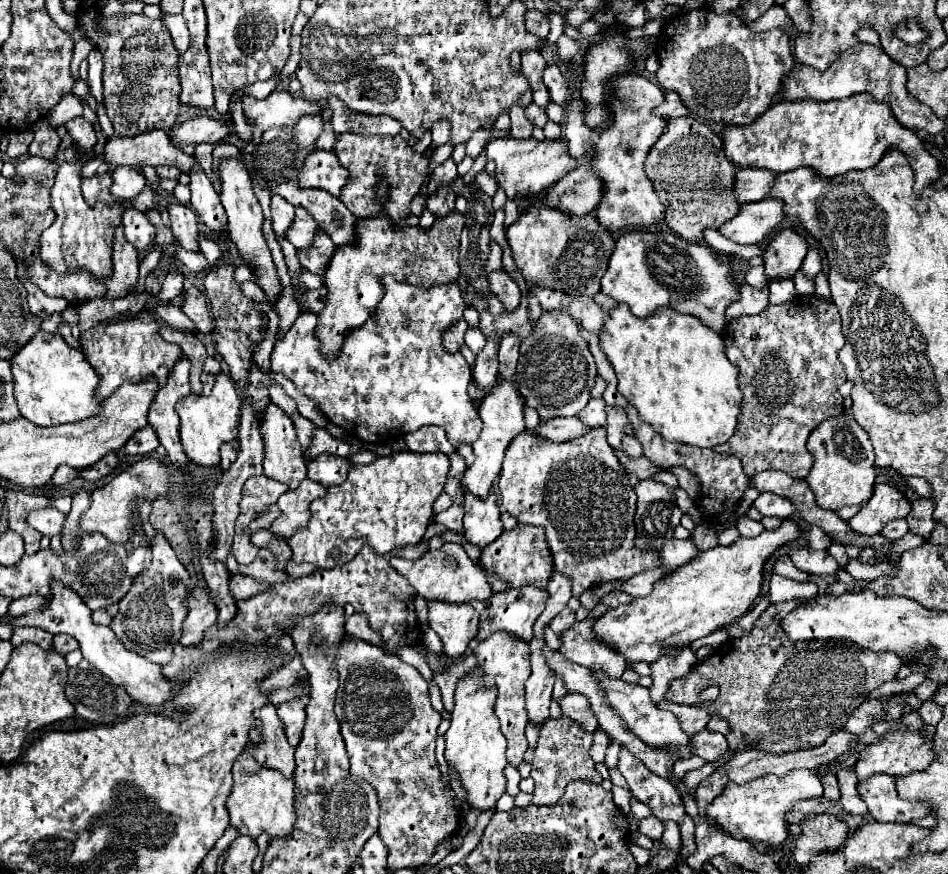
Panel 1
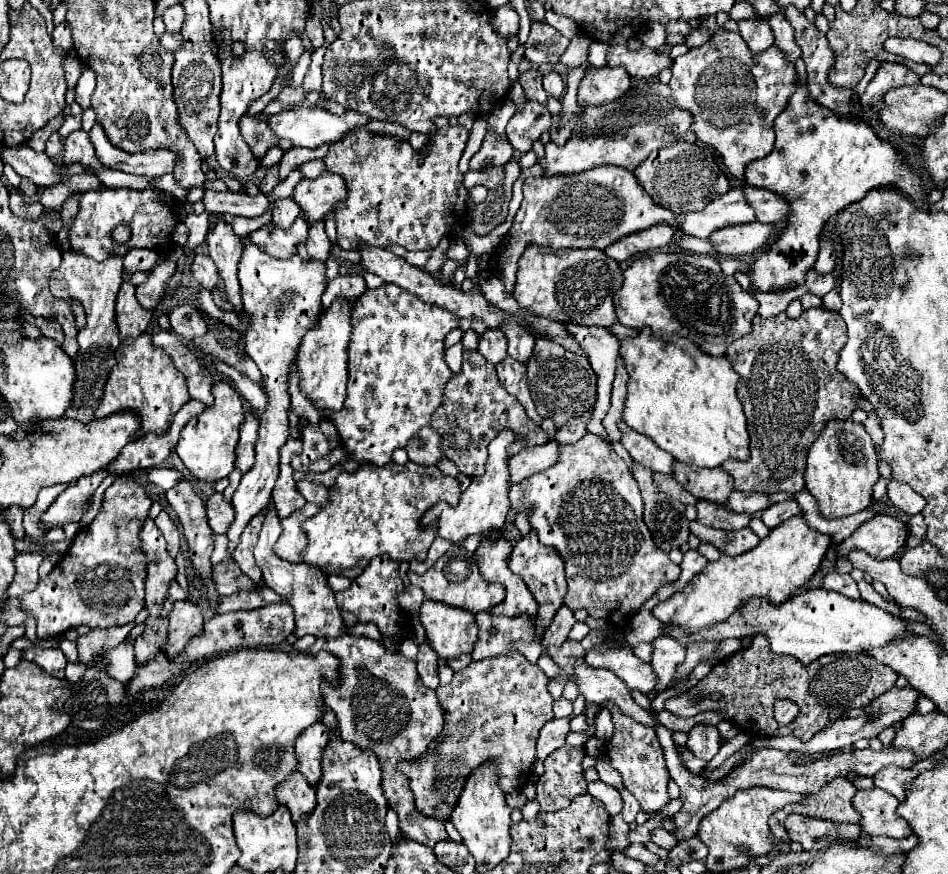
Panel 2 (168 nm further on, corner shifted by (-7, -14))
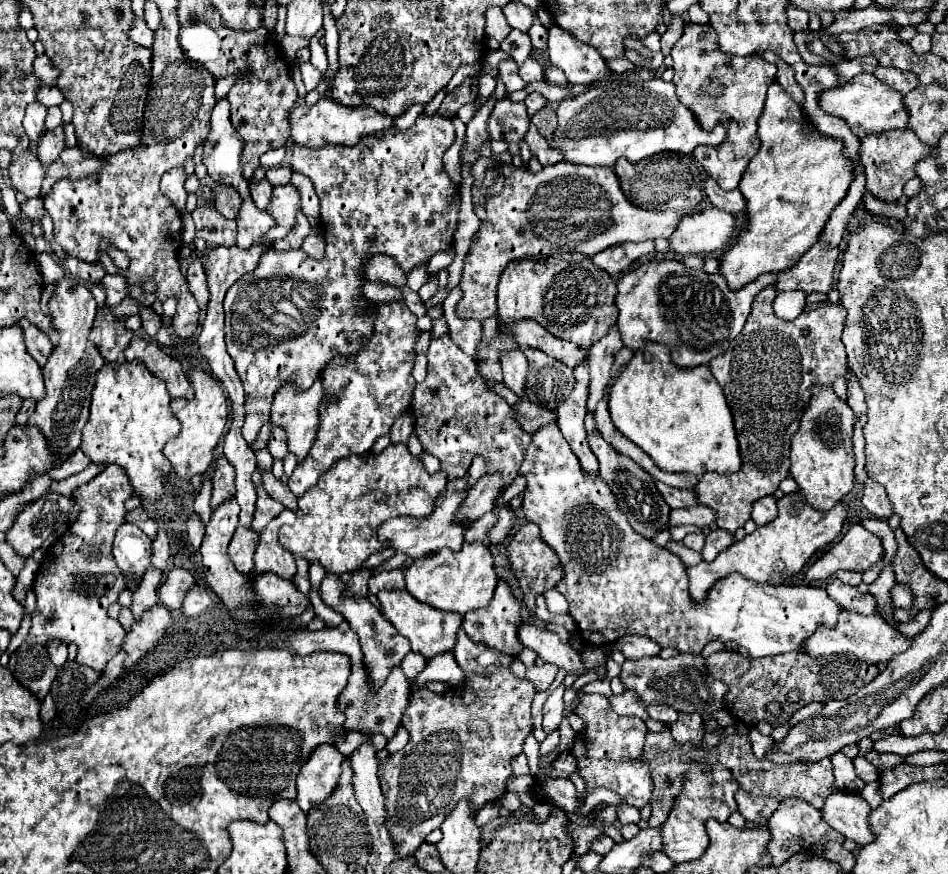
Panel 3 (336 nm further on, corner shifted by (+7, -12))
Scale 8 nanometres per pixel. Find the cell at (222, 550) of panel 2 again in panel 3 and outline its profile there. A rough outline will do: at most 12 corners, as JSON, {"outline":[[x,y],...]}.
{"outline":[[198,513],[188,519],[188,541],[198,551],[204,539],[204,525]]}

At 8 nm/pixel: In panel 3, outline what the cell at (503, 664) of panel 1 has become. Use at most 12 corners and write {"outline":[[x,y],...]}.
{"outline":[[504,665],[412,693],[378,763],[412,855],[460,797],[506,793],[532,681]]}

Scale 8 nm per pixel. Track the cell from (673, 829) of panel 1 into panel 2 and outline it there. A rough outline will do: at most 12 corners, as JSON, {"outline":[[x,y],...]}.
{"outline":[[660,827],[652,831],[650,841],[672,851],[676,837]]}

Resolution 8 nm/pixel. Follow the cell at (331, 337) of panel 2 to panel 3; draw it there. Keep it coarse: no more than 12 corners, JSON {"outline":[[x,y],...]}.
{"outline":[[322,377],[310,389],[288,381],[274,395],[270,421],[288,431],[302,461],[320,425]]}

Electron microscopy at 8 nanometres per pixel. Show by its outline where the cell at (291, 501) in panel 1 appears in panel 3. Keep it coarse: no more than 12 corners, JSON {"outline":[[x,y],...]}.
{"outline":[[284,509],[260,531],[254,553],[254,573],[296,575],[296,561],[278,543],[278,529],[294,523]]}

